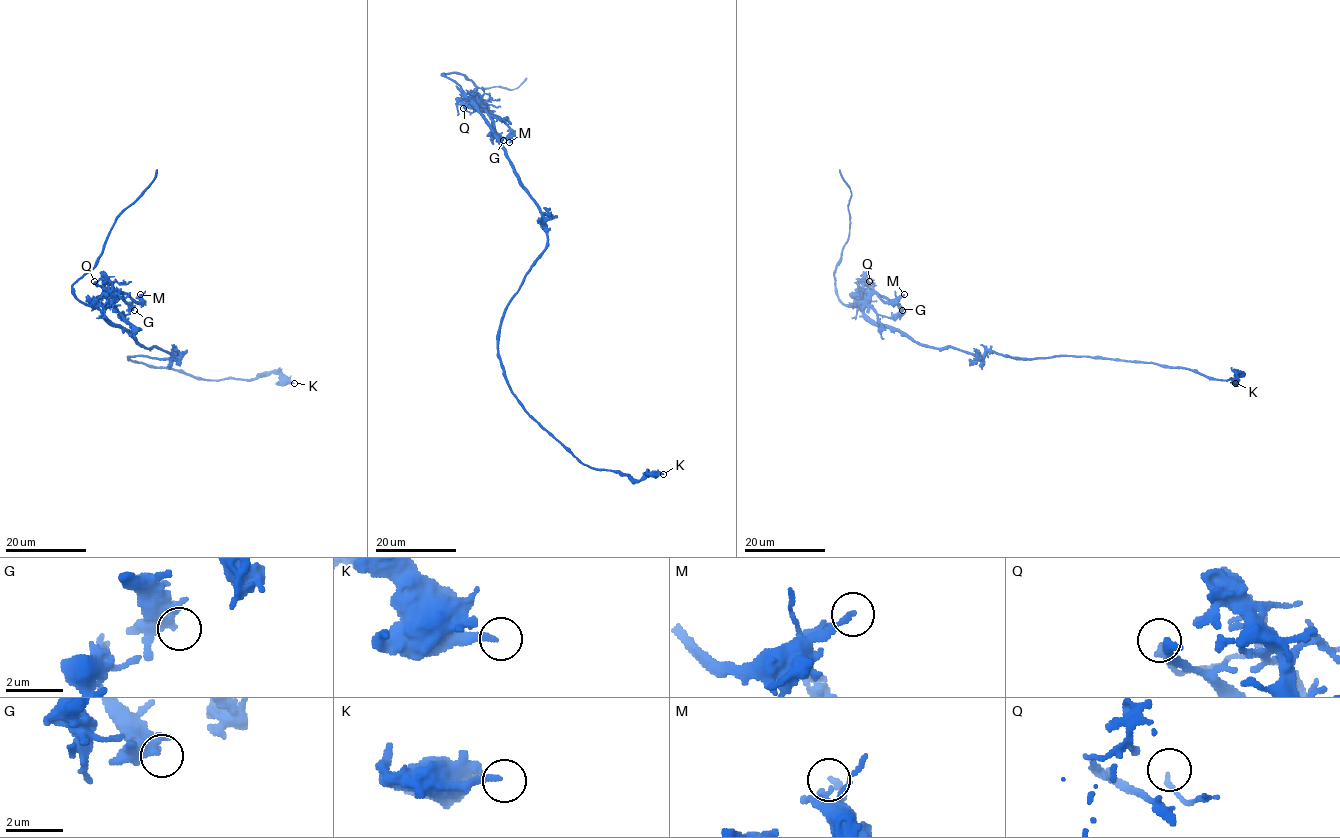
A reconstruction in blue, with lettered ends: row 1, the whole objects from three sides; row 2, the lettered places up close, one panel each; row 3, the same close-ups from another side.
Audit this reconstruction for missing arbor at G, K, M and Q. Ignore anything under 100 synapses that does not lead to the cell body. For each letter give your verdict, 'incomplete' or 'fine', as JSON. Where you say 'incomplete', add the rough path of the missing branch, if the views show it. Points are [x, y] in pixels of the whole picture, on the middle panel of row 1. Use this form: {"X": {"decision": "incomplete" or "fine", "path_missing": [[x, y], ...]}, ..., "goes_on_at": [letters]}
{"G": {"decision": "fine"}, "K": {"decision": "fine"}, "M": {"decision": "fine"}, "Q": {"decision": "fine"}, "goes_on_at": []}

